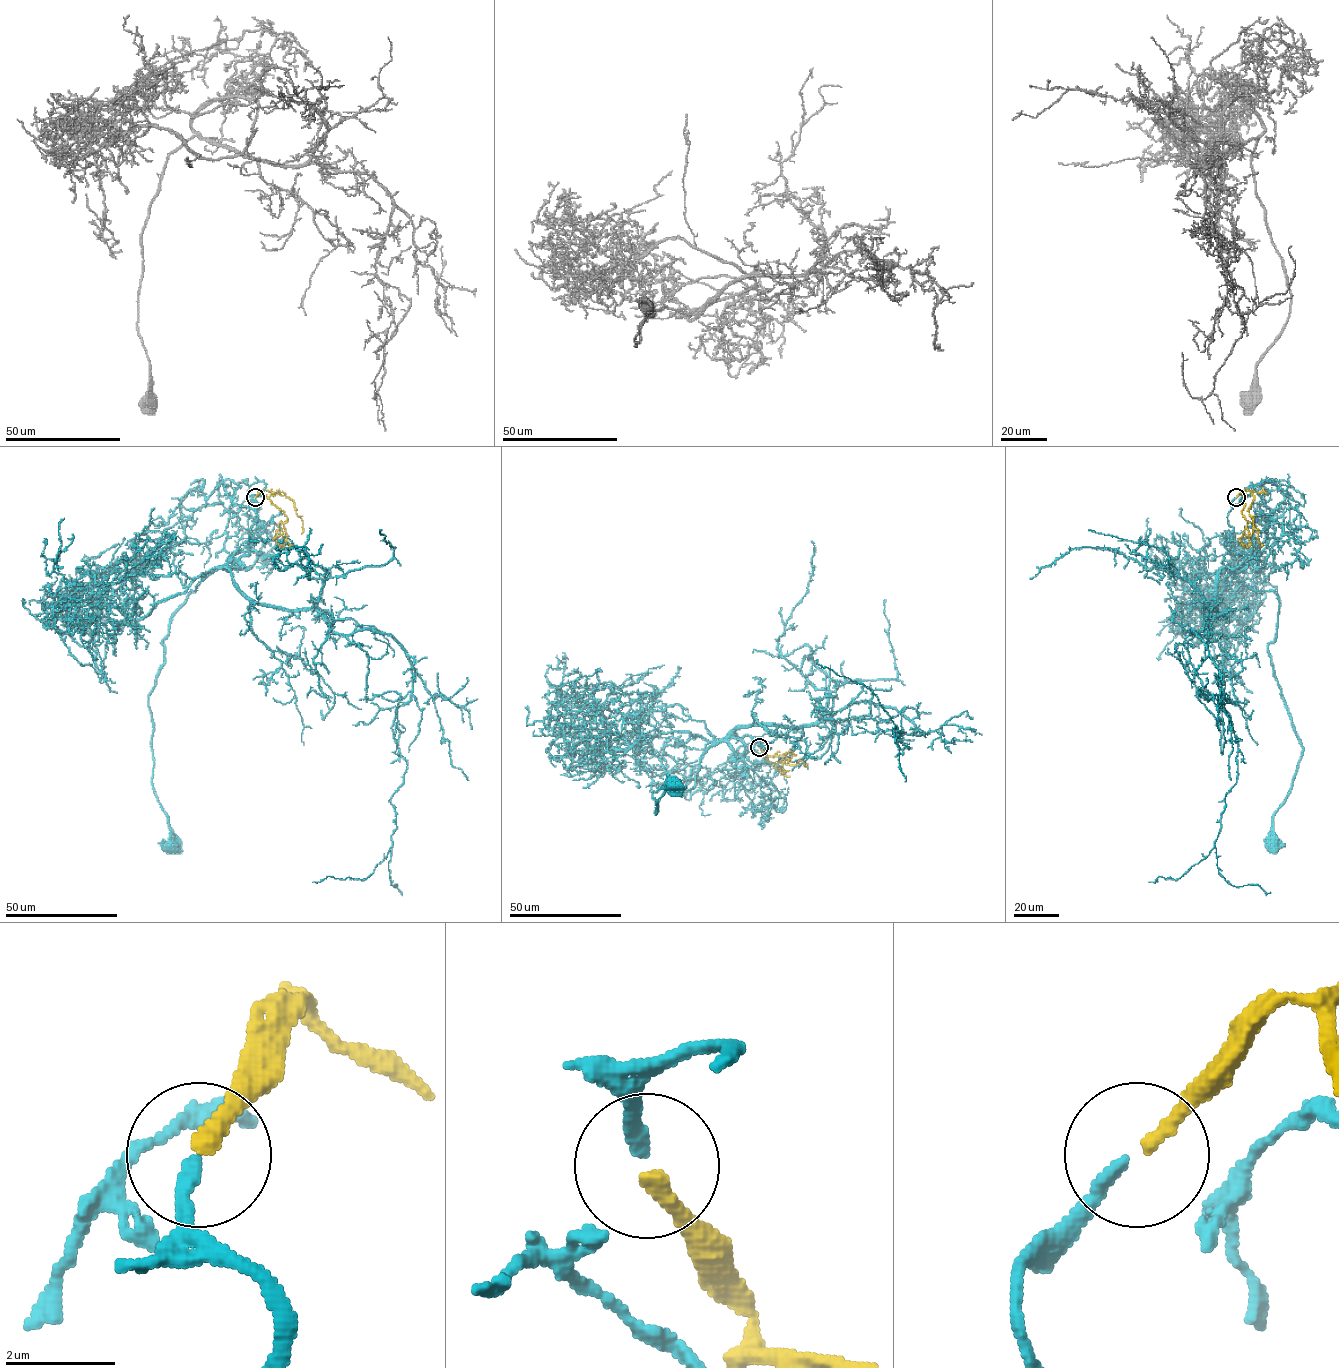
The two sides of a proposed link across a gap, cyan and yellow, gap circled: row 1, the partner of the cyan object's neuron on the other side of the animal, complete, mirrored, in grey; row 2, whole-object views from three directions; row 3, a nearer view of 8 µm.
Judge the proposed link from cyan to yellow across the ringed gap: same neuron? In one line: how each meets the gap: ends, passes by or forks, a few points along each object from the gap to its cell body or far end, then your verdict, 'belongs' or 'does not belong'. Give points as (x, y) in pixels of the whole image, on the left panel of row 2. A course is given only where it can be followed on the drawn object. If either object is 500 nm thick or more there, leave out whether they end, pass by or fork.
cyan ends; yellow ends; course cyan (255, 497), (255, 540), (246, 540), (175, 613), (149, 695), (152, 787), (168, 816), (173, 846); course yellow (255, 497), (260, 491), (287, 517), (279, 523), (275, 535), (275, 542), (281, 547), (285, 545); belongs

